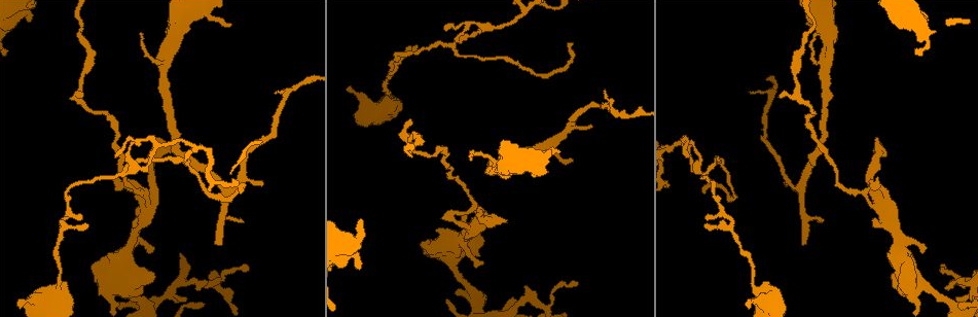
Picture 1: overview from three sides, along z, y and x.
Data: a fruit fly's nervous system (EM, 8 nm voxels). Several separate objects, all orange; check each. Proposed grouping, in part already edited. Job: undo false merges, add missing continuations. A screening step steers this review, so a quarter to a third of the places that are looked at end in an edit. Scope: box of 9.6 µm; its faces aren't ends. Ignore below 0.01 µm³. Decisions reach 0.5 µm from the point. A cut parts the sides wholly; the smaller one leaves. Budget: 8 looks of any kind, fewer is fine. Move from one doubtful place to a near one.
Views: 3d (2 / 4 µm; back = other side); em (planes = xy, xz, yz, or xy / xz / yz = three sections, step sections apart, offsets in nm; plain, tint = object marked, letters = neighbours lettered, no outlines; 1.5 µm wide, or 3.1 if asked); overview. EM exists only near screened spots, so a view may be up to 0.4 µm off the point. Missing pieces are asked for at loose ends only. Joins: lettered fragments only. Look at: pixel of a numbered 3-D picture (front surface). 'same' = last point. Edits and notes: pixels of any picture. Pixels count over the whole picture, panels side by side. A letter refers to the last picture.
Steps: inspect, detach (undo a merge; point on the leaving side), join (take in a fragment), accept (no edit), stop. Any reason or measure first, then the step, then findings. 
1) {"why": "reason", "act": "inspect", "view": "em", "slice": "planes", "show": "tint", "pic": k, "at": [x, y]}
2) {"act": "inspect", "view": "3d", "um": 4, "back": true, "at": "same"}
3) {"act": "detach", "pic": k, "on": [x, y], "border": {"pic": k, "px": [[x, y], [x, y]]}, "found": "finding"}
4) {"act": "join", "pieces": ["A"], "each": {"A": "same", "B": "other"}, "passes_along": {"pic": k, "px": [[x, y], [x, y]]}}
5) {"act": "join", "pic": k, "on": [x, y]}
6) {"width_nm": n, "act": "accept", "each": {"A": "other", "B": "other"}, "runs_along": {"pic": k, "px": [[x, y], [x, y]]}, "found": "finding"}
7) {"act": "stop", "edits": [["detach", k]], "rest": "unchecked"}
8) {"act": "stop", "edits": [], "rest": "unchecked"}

{"why": "sharp bend", "act": "inspect", "view": "3d", "um": 2, "pic": 1, "at": [688, 139]}

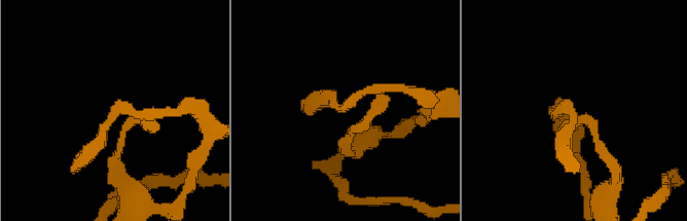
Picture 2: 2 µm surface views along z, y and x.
{"act": "inspect", "view": "em", "slice": "xz", "step": 4, "show": "tint", "pic": 2, "at": [120, 113]}

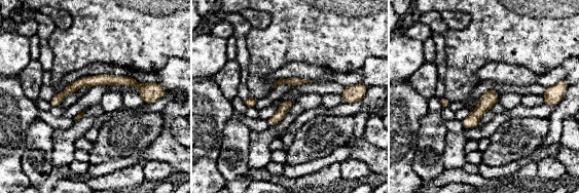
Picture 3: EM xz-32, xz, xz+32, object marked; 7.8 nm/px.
{"why": "what lies round it", "act": "inspect", "view": "em", "slice": "xz", "step": 4, "show": "letters", "at": "same"}

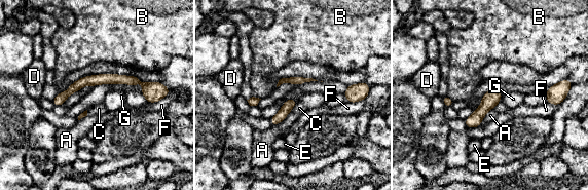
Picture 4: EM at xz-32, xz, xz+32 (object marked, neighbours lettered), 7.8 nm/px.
{"act": "accept", "each": {"A": "other", "B": "other", "C": "other", "D": "other", "E": "other", "F": "other", "G": "other"}, "runs_along": {"pic": 4, "px": [[125, 79], [85, 80], [56, 102]]}, "found": "continuous, no second neuron"}

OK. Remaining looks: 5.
{"why": "an open end", "act": "inspect", "view": "em", "slice": "xz", "step": 4, "show": "tint", "pic": 1, "at": [803, 243]}

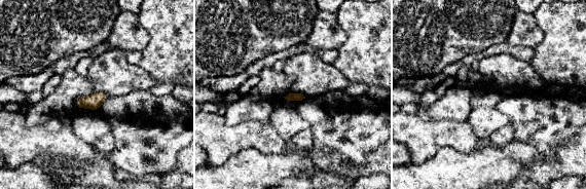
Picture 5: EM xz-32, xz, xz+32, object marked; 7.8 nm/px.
{"act": "inspect", "view": "em", "slice": "planes", "show": "letters", "at": "same"}

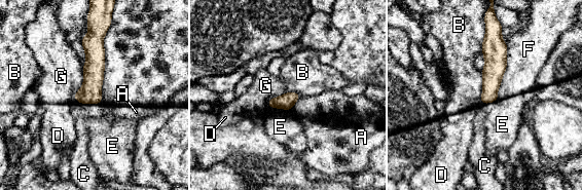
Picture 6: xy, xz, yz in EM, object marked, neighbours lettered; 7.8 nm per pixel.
{"width_nm": 120, "act": "accept", "each": {"A": "other", "B": "other", "C": "other", "D": "other", "E": "other", "F": "other", "G": "other"}, "runs_along": {"pic": 6, "px": [[96, 36], [93, 84], [84, 101]]}, "found": "none of them fits"}

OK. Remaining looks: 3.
{"act": "inspect", "view": "em", "slice": "planes", "show": "letters", "pic": 1, "at": [945, 268]}

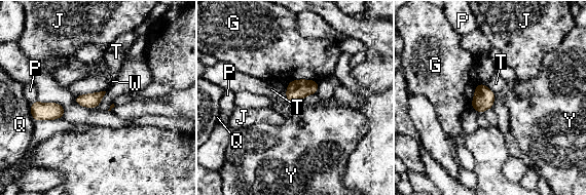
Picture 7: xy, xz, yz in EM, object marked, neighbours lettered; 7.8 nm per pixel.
{"width_nm": 110, "act": "accept", "each": {"G": "other", "J": "other", "P": "other", "Q": "other", "T": "other", "W": "other", "Y": "other"}, "border": {"pic": 7, "px": [[105, 90], [77, 94], [75, 96]]}, "found": "none of them fits"}

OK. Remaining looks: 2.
{"act": "stop", "edits": [], "rest": "unchecked"}

